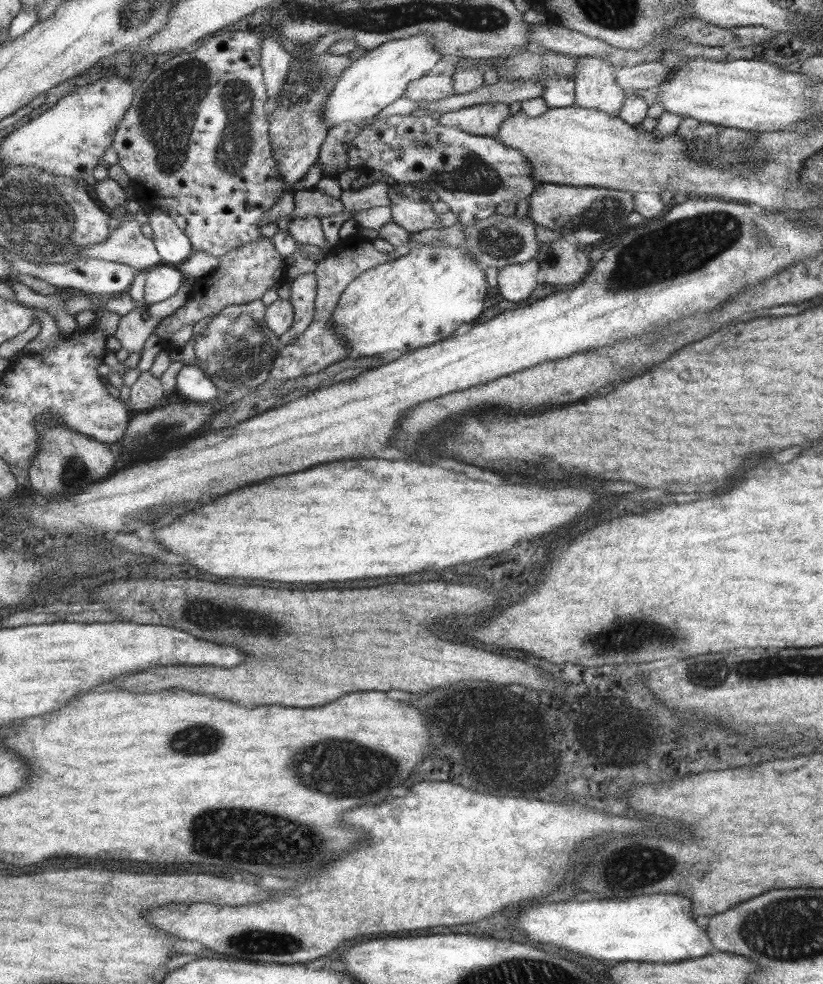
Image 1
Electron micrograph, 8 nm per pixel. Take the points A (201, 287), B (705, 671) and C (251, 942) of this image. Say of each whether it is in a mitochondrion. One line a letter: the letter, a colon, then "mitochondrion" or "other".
A: other
B: mitochondrion
C: mitochondrion

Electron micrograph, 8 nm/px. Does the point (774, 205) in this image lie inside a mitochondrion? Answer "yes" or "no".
no

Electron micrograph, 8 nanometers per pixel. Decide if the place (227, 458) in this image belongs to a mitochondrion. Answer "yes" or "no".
no

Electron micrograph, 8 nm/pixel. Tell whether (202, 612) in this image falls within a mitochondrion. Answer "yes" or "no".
yes

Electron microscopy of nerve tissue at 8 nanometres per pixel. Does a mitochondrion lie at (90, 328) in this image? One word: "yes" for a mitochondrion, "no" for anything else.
no

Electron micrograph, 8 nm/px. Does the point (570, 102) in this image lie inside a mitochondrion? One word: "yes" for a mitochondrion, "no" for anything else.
no

